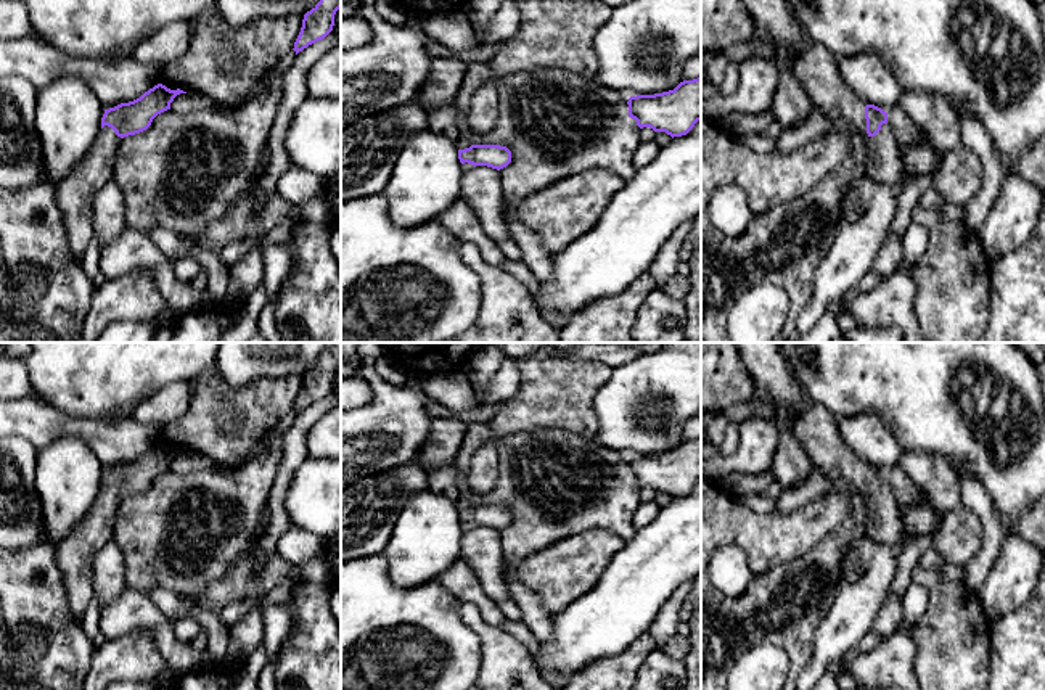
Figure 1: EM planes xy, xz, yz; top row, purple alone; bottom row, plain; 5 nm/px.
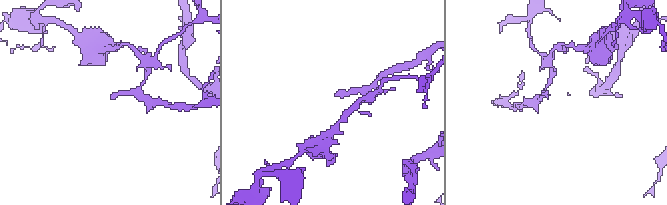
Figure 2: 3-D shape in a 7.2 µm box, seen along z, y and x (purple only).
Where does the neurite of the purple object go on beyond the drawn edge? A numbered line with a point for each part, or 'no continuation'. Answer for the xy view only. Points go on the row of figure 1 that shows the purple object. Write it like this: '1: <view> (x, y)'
1: xy (74, 195)

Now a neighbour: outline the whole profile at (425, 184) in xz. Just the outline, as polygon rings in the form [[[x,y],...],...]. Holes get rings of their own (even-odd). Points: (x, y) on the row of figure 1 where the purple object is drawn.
[[[431,129],[413,133],[400,150],[383,191],[389,219],[399,227],[437,220],[461,196],[465,169],[455,143]]]

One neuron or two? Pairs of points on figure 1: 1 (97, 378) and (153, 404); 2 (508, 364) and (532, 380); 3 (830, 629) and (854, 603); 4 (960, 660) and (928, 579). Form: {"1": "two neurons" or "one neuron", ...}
{"1": "two neurons", "2": "two neurons", "3": "one neuron", "4": "one neuron"}

